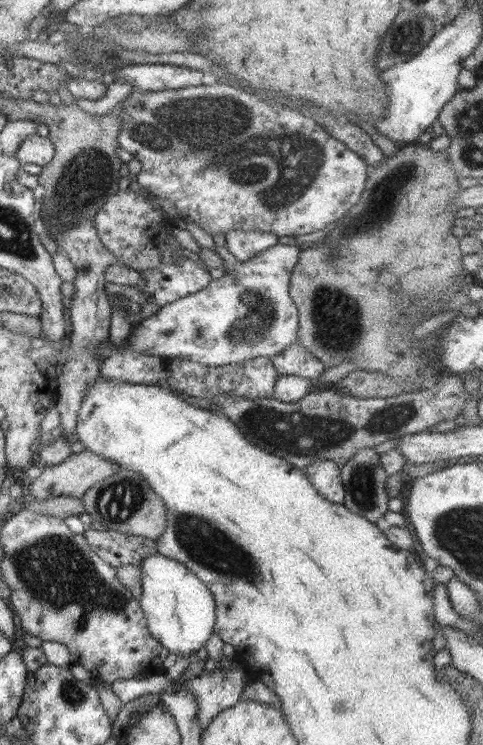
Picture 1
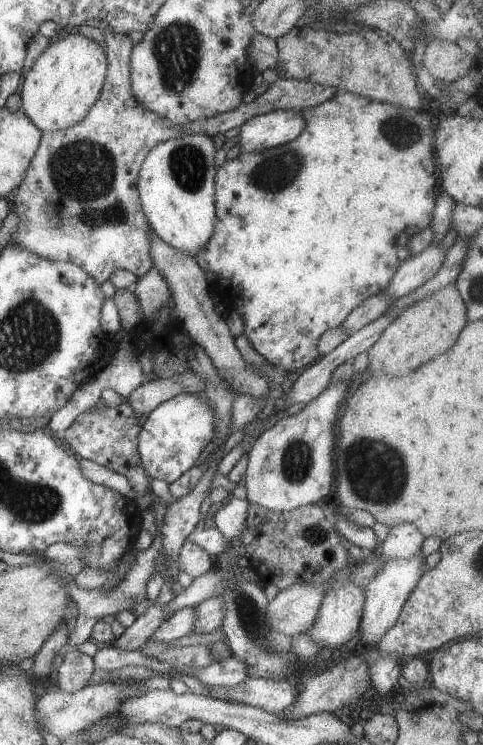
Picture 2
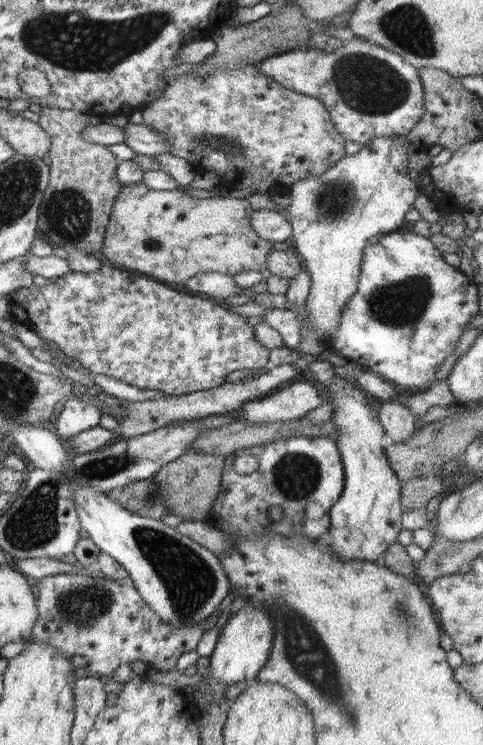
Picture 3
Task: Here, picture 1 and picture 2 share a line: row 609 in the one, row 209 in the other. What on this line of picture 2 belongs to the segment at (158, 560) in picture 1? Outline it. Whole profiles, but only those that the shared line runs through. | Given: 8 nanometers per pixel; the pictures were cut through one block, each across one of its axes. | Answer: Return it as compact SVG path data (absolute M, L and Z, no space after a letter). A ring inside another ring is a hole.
M205 133L184 135L182 138L156 144L142 162L138 175L138 192L142 210L151 230L160 240L195 257L212 238L215 213L216 154L213 137Z

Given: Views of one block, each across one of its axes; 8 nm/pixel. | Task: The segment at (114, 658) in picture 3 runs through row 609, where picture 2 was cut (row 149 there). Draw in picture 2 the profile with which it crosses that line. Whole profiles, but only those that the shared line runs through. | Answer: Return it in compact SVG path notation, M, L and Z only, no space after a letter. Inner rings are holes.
M108 30L104 32L104 42L108 68L100 96L88 110L86 118L76 126L42 133L38 150L30 161L24 180L11 196L20 223L8 244L26 248L54 262L73 262L94 278L98 286L106 282L115 270L129 270L140 278L154 267L150 252L151 226L140 204L138 175L142 162L156 144L184 136L180 132L182 125L172 124L168 118L162 118L136 102L130 84L130 56L133 48L130 37Z

